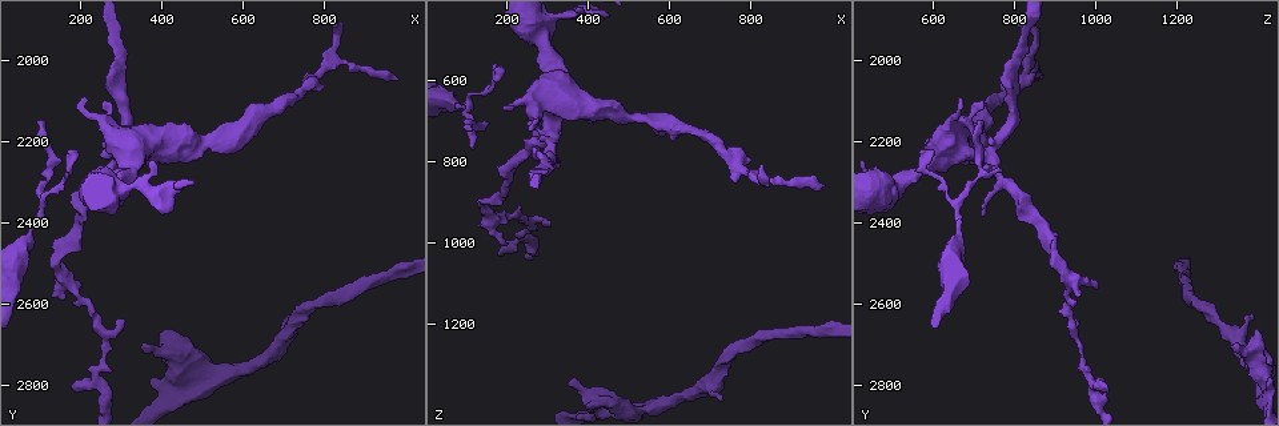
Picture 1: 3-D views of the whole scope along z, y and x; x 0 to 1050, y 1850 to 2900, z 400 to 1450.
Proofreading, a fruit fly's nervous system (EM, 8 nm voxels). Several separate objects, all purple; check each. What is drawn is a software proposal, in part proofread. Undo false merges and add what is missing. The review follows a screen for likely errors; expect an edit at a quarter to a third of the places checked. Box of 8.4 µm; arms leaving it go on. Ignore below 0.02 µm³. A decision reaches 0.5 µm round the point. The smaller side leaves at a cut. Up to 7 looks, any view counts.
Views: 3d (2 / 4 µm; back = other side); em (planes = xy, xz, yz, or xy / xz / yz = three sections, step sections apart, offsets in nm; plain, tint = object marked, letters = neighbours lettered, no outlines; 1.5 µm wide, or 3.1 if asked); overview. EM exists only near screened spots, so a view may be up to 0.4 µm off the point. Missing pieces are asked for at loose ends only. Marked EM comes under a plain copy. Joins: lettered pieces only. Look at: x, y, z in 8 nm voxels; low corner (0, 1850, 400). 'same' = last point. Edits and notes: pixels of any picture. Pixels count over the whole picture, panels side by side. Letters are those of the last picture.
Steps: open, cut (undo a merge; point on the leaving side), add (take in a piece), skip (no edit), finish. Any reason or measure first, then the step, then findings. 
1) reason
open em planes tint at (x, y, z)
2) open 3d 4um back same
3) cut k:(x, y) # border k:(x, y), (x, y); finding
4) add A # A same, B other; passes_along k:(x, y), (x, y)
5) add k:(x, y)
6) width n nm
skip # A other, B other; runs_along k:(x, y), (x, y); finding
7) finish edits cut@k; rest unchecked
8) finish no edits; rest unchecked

calibre changes
open em planes tint at (75, 2440, 665)

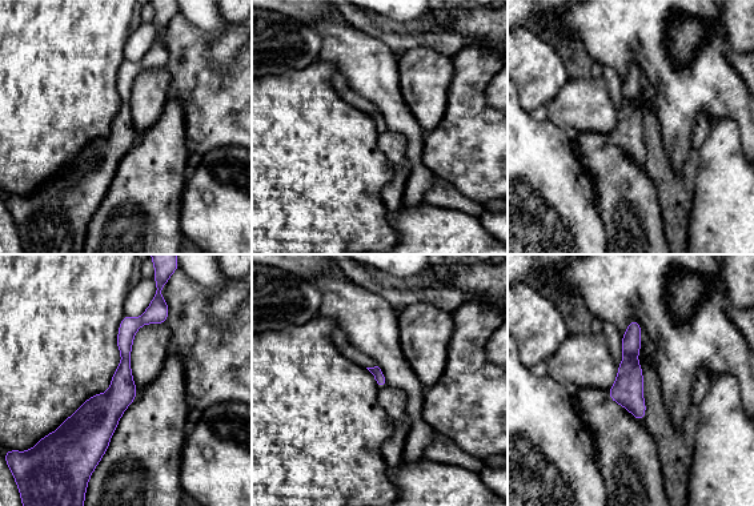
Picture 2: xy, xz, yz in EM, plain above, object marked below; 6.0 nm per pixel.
open em planes letters same

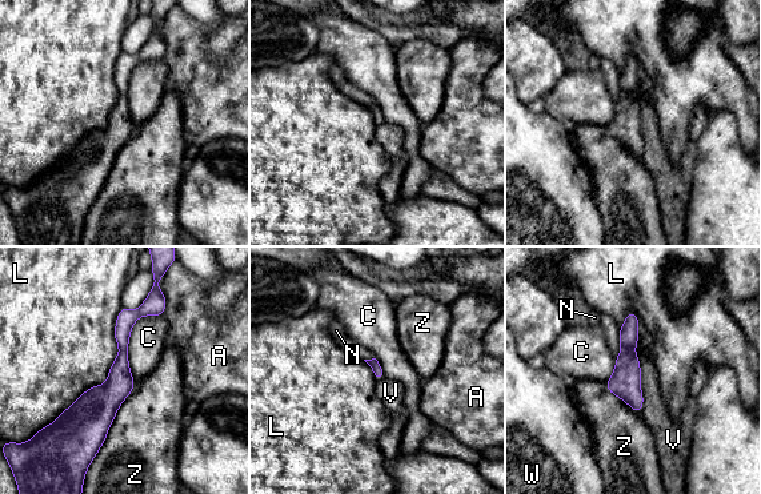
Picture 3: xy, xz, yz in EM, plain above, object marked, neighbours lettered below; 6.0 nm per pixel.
skip # A other, C other, L other, N other, V other, W other, Z other; border 3:(639, 360), (641, 413); one cell here

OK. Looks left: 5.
open em xz step 4 tint at (95, 2150, 715)

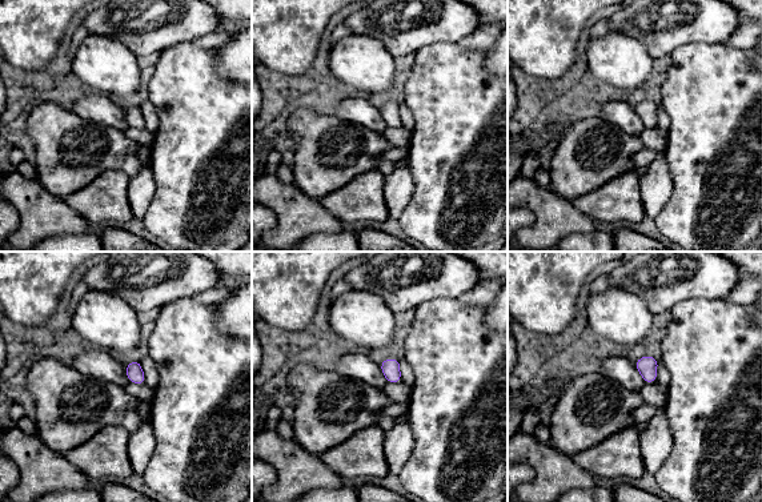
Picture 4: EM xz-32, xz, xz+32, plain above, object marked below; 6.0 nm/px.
open em xy step 8 letters same

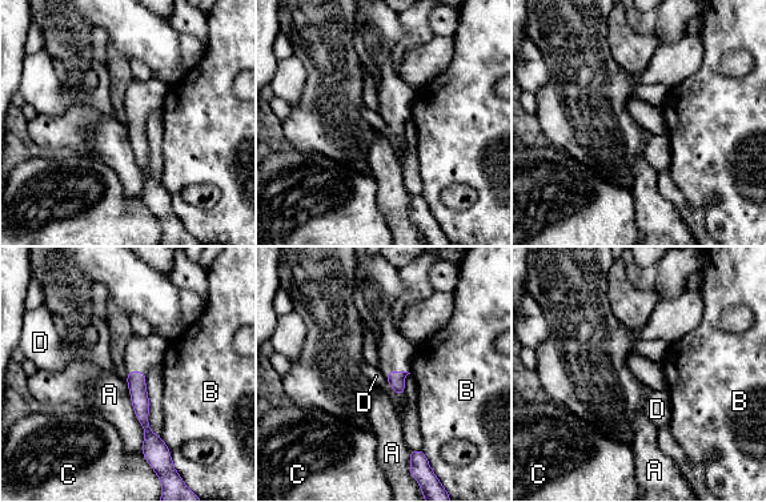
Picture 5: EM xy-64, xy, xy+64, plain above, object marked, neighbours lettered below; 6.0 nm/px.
width 100 nm
skip # A other, B other, C other, D other; border 5:(382, 373), (390, 388), (401, 396); none of them fits

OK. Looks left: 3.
free end
open em xz step 8 tint at (345, 2695, 1345)

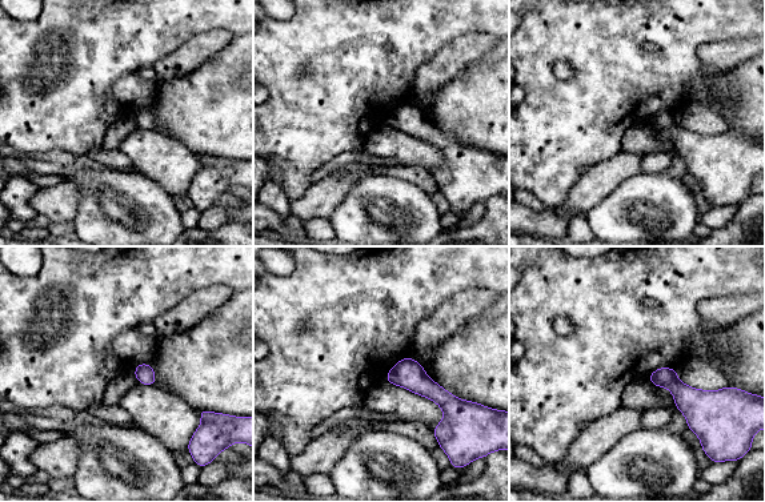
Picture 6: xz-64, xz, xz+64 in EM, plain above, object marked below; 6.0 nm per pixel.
open em planes letters same

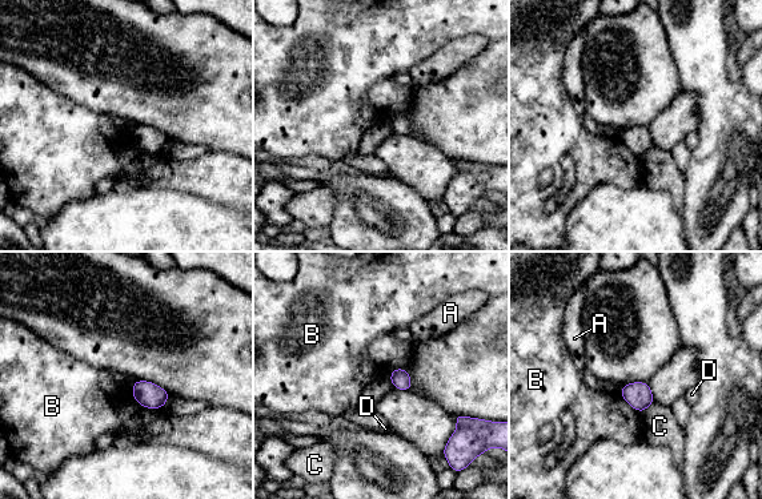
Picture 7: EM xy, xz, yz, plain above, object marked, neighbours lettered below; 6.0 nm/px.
skip # A other, B other, C other, D other; border 7:(129, 390), (143, 406), (163, 407); no lettered piece goes on from it

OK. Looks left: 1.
finish no edits; rest unchecked

